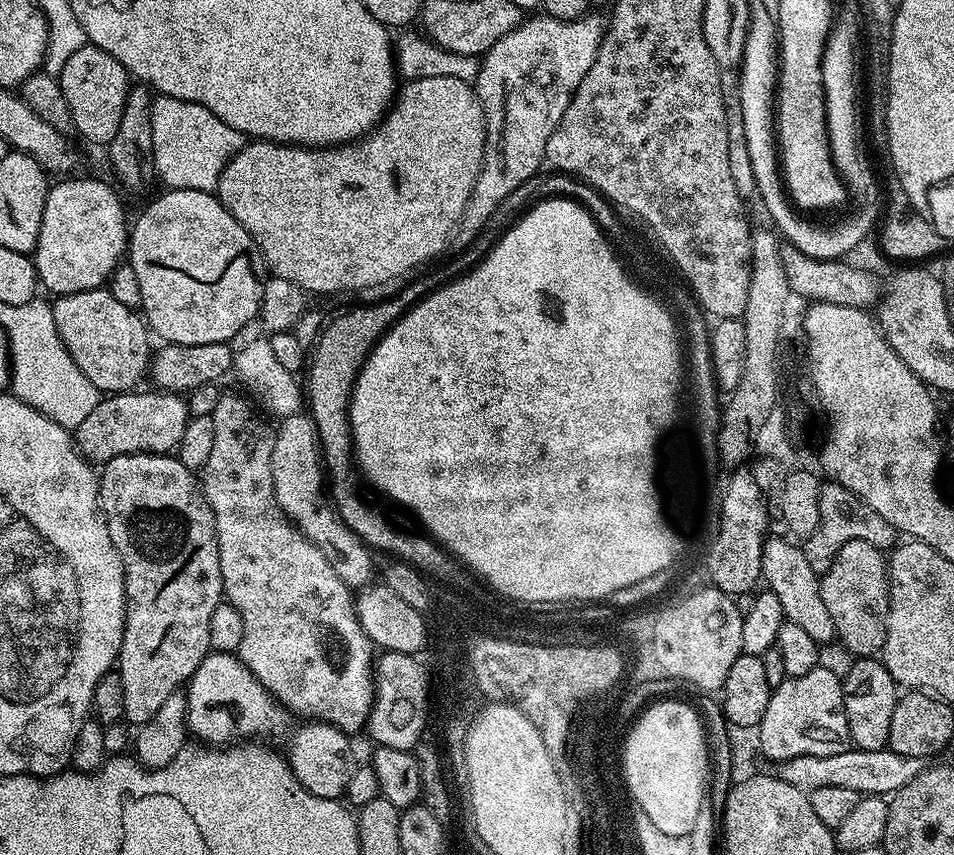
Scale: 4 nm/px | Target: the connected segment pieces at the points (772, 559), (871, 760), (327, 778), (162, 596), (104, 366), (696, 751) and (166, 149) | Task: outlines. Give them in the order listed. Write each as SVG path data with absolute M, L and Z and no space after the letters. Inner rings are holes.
M774 536L765 539L761 572L763 583L781 602L785 619L796 622L802 630L808 631L810 638L814 638L816 643L826 644L831 639L834 640L836 635L833 619L823 605L819 573L806 560L803 547L791 539L788 540Z
M849 746L842 754L799 756L781 760L775 765L774 772L782 782L790 782L790 786L798 786L798 790L807 793L818 790L818 786L842 786L859 792L861 796L888 798L893 792L902 790L906 782L918 778L918 774L925 767L925 761L918 758L906 758L906 754L893 752L889 747L882 750L862 750Z
M304 722L301 725L293 734L288 752L286 751L286 759L294 778L298 778L298 782L302 782L302 786L310 790L310 794L318 794L318 798L340 800L347 793L350 778L354 778L354 770L358 766L356 752L348 741L351 740L349 733L333 724Z
M139 452L138 454L126 454L118 458L110 458L102 465L102 471L98 476L100 482L100 509L110 530L110 538L114 542L114 550L118 550L118 558L122 558L124 567L124 633L122 634L122 646L118 657L118 671L122 678L122 702L124 703L124 720L129 725L139 726L150 722L154 714L170 698L170 694L181 691L191 680L194 670L208 657L210 651L210 617L214 615L214 606L222 602L224 583L222 582L222 566L218 558L218 534L214 514L208 500L204 496L204 489L197 473L186 467L182 461L172 454L159 452Z
M107 287L95 288L89 292L75 292L69 296L58 296L51 301L54 314L54 326L66 346L70 350L70 358L78 362L78 370L94 382L94 386L101 394L115 394L117 392L130 392L137 387L136 384L143 376L147 377L150 365L154 359L154 347L148 341L150 329L141 313L135 308L122 306L114 294L110 294Z
M659 700L652 705L652 712L640 720L640 728L632 731L632 740L628 740L626 753L627 793L635 801L635 807L658 826L658 830L675 836L687 836L694 830L694 821L698 818L698 806L706 803L704 779L708 776L708 744L704 741L704 728L700 725L700 716L688 704L680 700Z
M157 95L152 101L152 137L156 174L165 189L210 193L215 193L218 178L228 161L242 151L246 143L243 132L234 130L234 126L226 126L226 122L210 114L206 106L162 95Z

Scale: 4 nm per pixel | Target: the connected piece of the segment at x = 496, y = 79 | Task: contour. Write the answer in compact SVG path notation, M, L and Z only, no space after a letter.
M536 14L533 20L525 19L506 38L498 38L494 46L485 52L479 61L480 69L474 81L476 96L484 105L484 119L488 129L488 138L484 141L484 167L480 169L474 182L474 190L464 207L464 218L458 225L458 236L471 241L481 232L484 224L495 212L495 208L524 182L541 171L540 164L545 163L544 151L550 134L562 122L566 106L570 106L576 88L586 78L586 70L594 66L594 58L600 49L606 27L605 17L585 14L576 20L559 20L553 16Z

